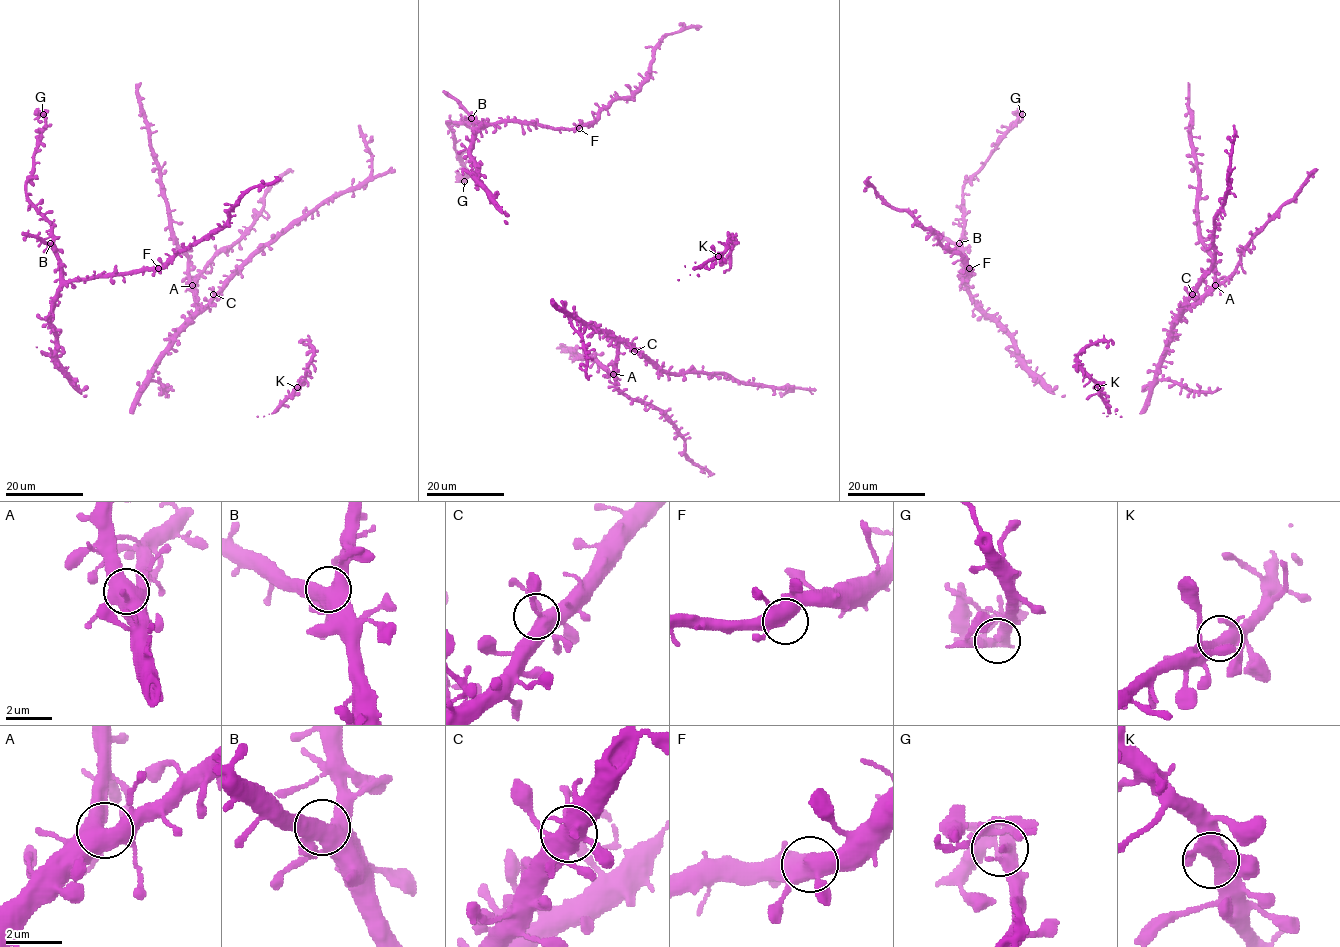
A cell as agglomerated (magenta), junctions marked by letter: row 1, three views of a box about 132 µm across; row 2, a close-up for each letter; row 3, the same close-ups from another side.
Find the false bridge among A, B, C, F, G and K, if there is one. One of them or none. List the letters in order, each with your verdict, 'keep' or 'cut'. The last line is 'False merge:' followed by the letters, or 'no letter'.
A: keep
B: keep
C: keep
F: keep
G: cut
K: keep
False merge: G

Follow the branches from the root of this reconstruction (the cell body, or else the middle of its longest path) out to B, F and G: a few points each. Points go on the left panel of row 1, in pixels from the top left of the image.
B: (88, 387), (81, 390), (57, 357), (57, 334), (50, 323), (50, 310), (60, 288), (60, 258), (50, 243)
F: (88, 387), (81, 390), (57, 357), (57, 334), (50, 323), (50, 310), (60, 289), (75, 280), (158, 268)
G: (88, 387), (81, 390), (57, 357), (50, 310), (60, 288), (60, 258), (52, 224), (27, 193), (43, 114)

